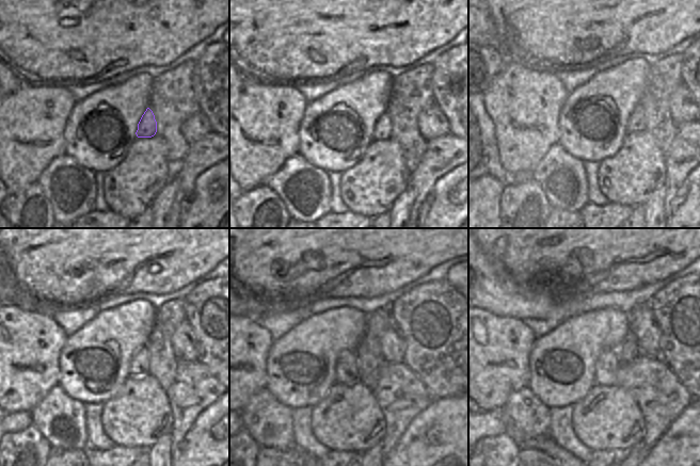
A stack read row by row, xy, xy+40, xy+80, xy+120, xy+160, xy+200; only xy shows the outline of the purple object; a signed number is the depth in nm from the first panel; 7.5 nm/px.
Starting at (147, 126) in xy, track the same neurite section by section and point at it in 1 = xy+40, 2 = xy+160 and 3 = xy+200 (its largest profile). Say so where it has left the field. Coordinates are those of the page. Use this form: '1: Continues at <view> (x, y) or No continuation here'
1: Continues at xy+40 (383, 126)
2: Continues at xy+160 (368, 363)
3: Continues at xy+200 (607, 363)

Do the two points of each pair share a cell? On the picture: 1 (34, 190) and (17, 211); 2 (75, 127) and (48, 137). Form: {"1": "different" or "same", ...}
{"1": "same", "2": "different"}

